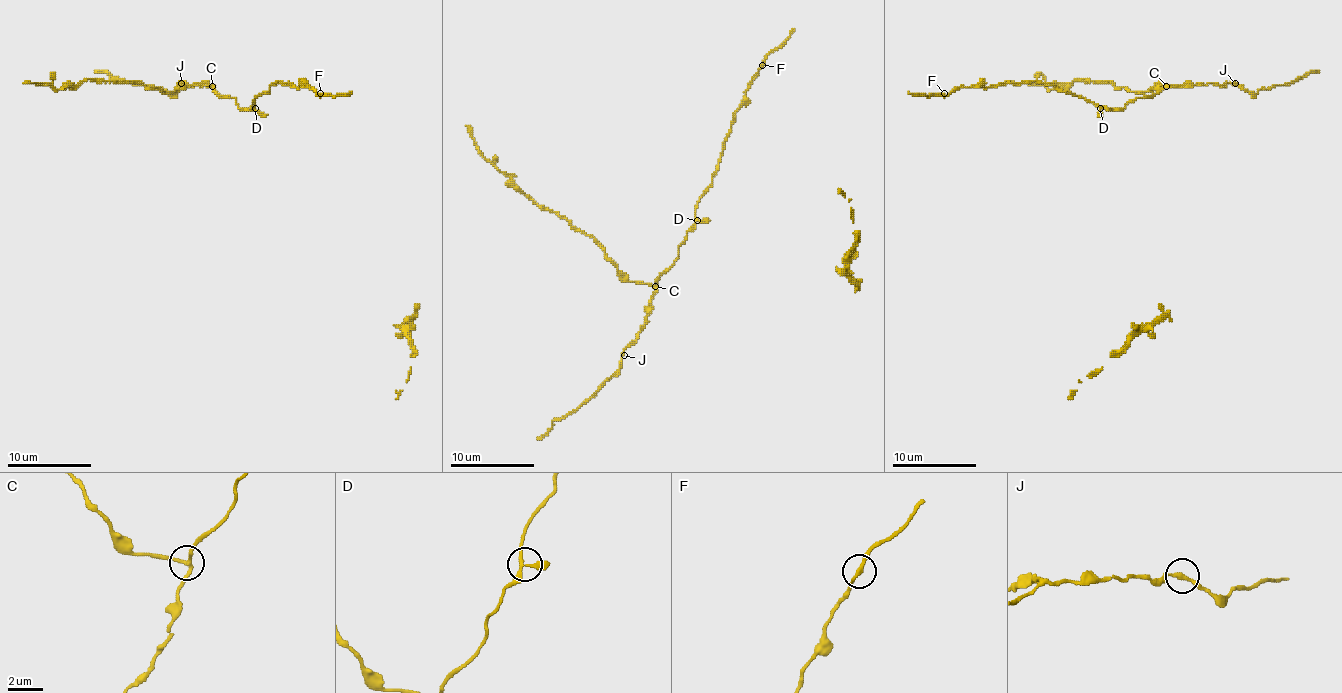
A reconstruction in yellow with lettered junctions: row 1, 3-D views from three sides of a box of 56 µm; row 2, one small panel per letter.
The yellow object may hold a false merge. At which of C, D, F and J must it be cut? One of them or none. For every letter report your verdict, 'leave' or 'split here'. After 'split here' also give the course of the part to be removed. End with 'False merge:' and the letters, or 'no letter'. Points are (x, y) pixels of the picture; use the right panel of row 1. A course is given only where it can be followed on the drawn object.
C: split here; course (1165, 85), (1148, 91), (1127, 91), (1112, 83), (1075, 79), (1068, 85), (1047, 89), (1028, 83), (1005, 83)
D: leave
F: leave
J: leave
False merge: C

